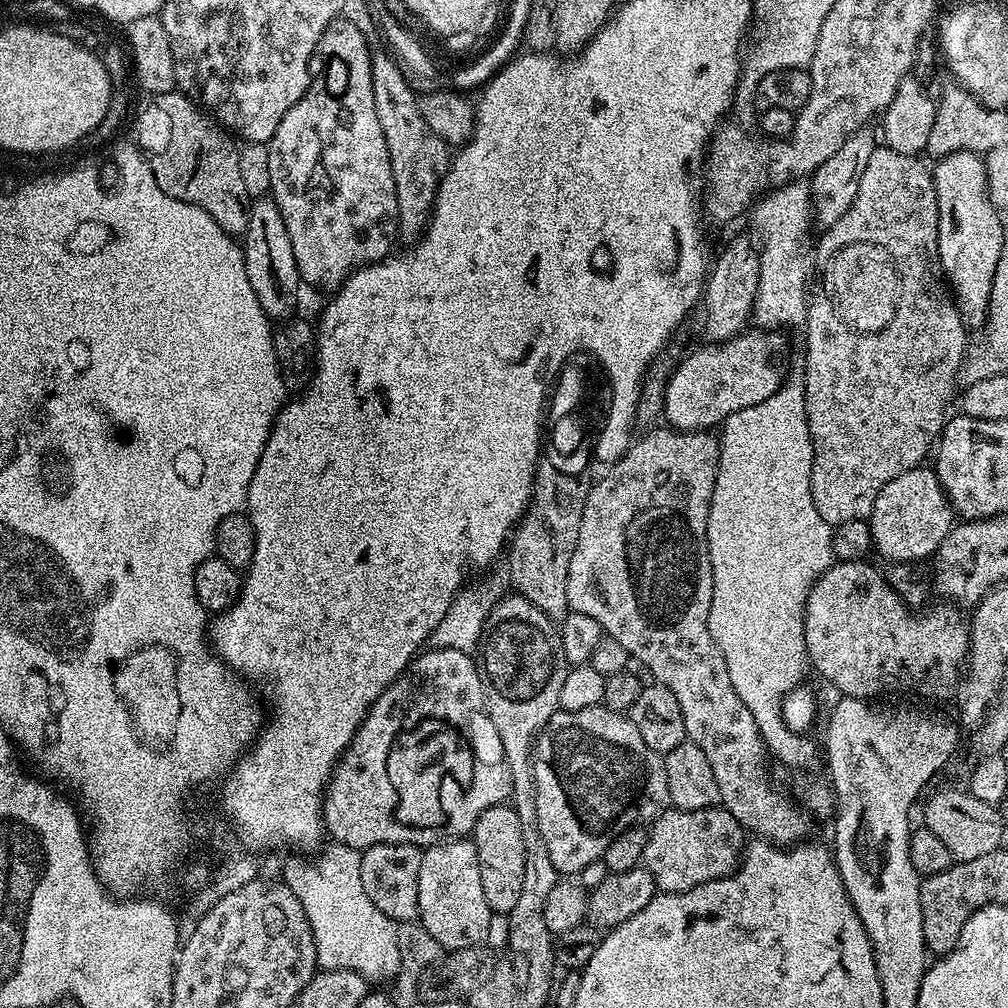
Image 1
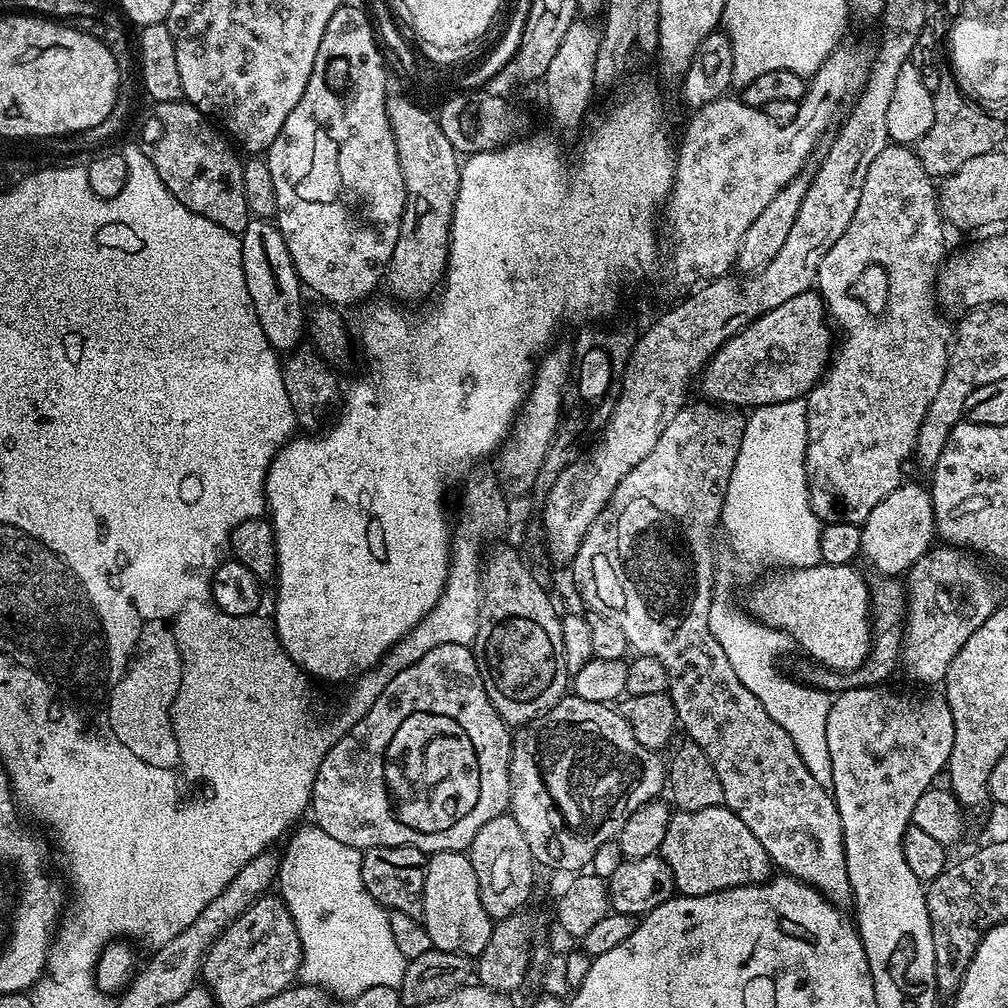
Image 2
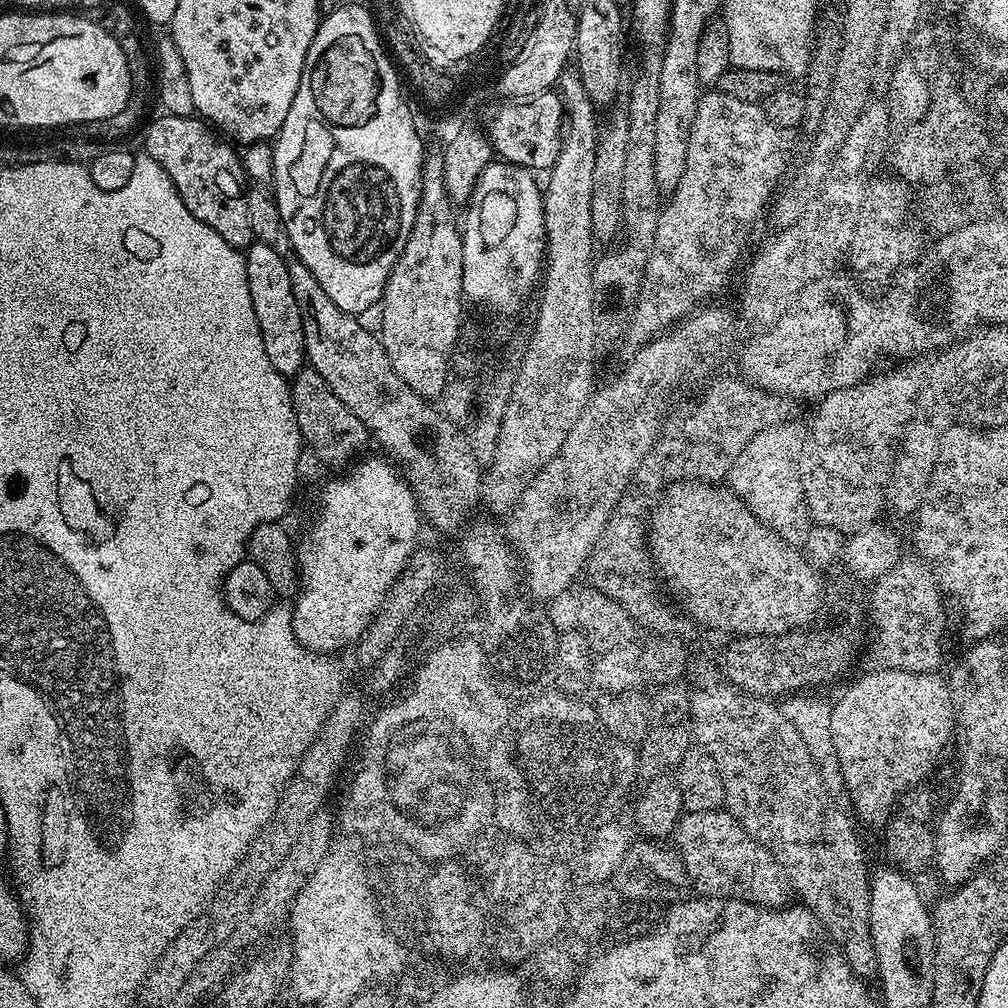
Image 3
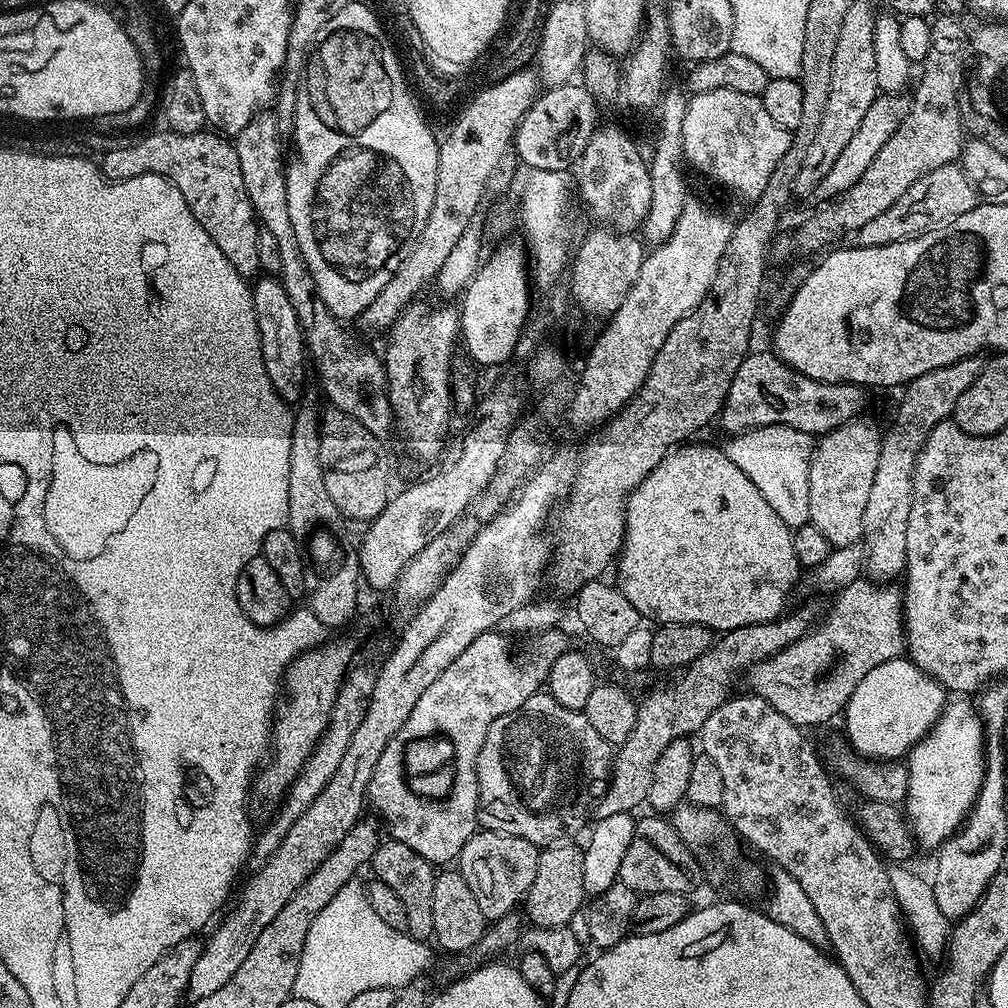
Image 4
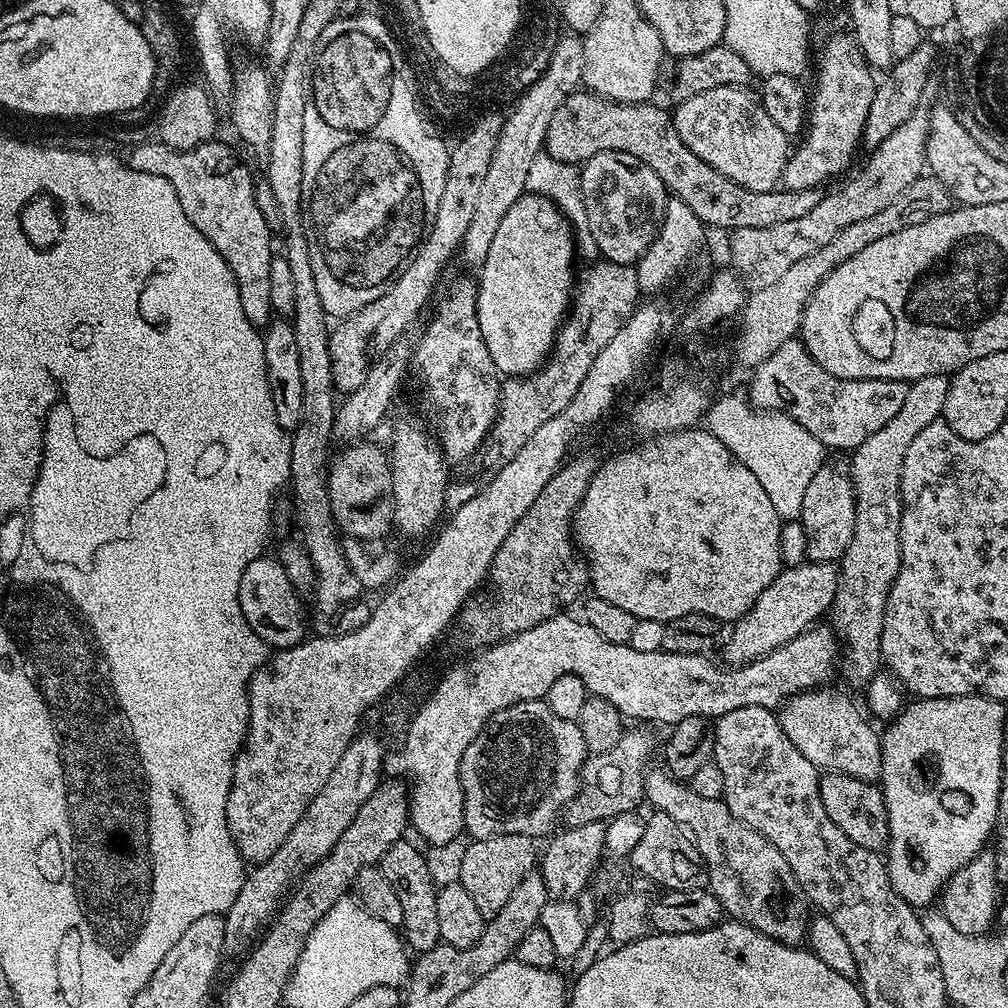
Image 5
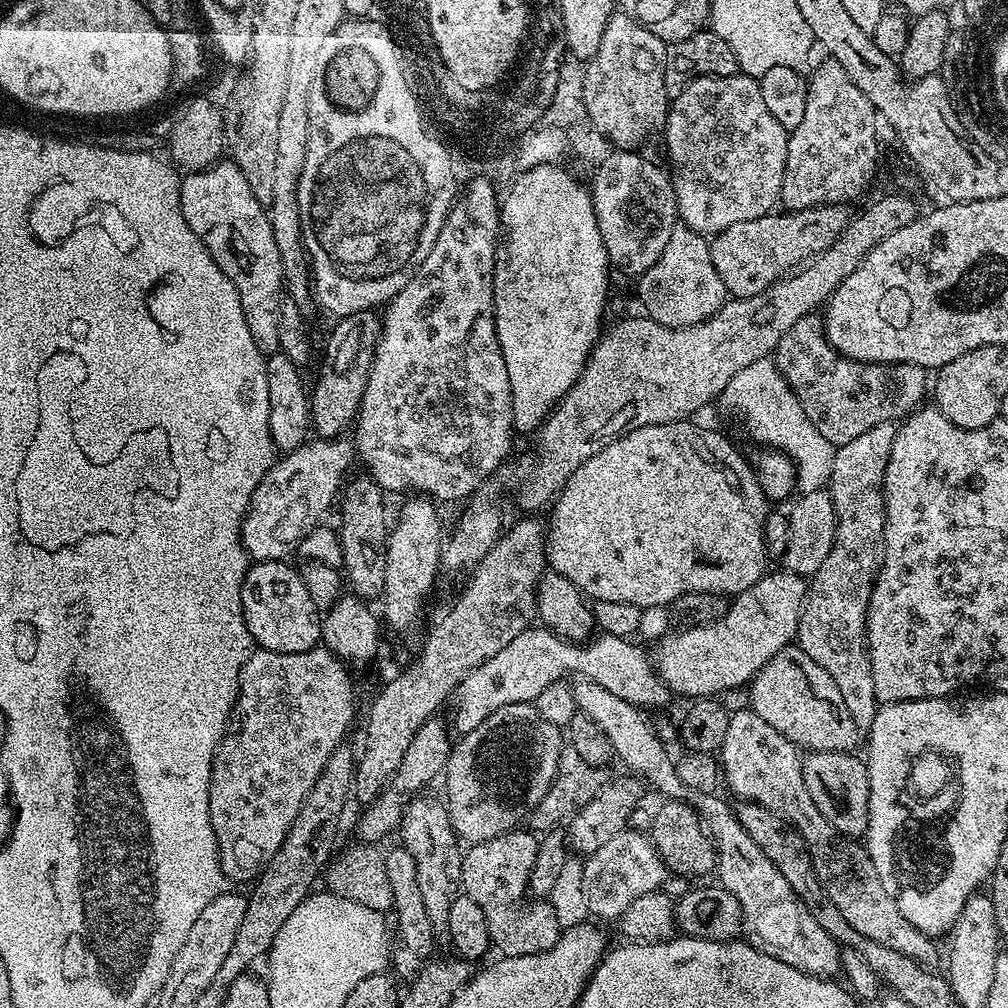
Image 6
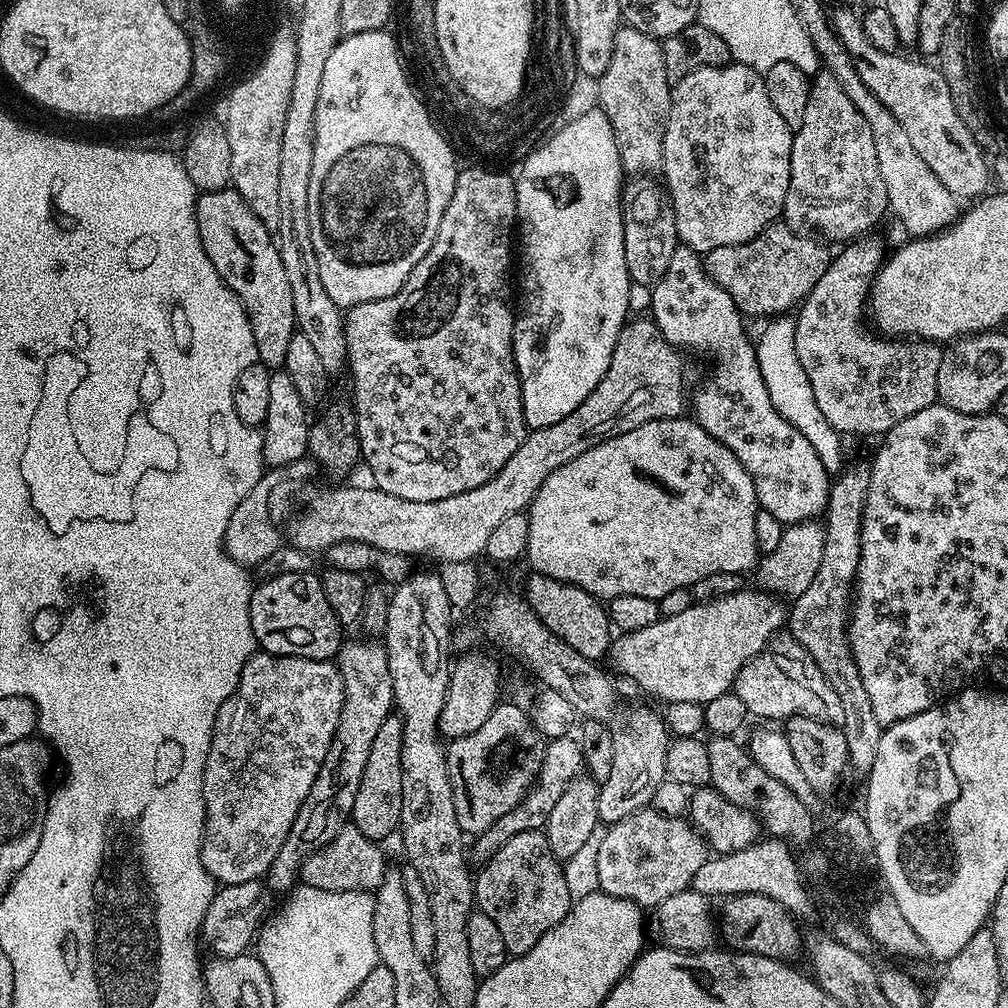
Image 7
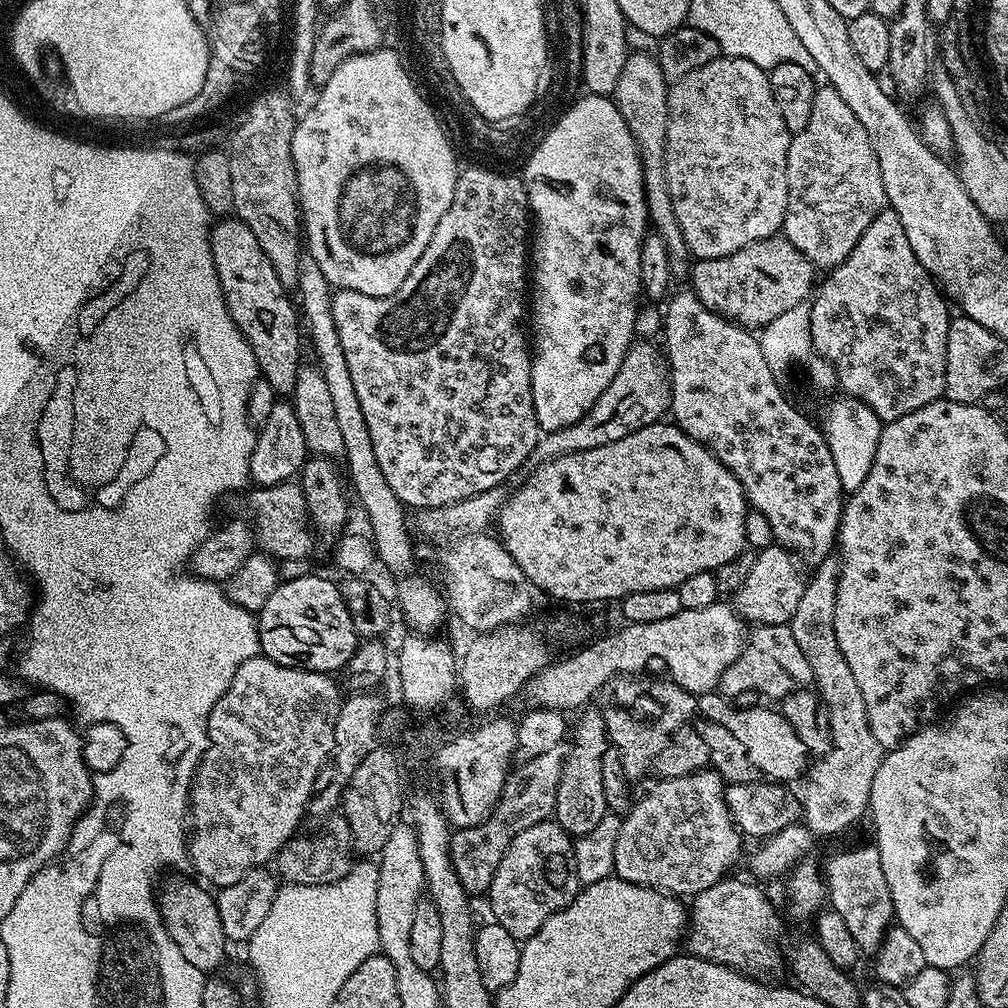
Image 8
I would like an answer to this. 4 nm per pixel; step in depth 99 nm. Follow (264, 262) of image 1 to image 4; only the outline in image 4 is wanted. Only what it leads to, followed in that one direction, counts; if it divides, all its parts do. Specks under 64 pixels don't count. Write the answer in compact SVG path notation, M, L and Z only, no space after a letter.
M261 275L255 283L251 285L252 301L254 302L254 314L258 322L258 334L260 335L266 374L270 378L276 393L284 400L289 402L299 401L305 395L303 392L306 349L304 346L304 331L298 322L298 314L294 314L294 305L290 303L290 297L286 295L284 284L275 275Z

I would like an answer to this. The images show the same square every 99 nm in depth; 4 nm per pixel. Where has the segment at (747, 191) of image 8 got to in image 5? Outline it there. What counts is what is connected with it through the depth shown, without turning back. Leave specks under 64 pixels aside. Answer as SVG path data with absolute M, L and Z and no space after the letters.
M718 86L718 90L679 101L671 115L682 141L698 158L742 187L770 191L781 183L790 155L790 138L766 114L759 95L748 91L747 87Z

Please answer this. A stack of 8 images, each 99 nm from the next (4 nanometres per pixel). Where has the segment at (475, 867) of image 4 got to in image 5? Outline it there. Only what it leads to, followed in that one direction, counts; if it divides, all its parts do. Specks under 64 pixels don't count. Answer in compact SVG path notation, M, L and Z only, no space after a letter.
M506 834L485 840L472 840L469 848L461 854L458 882L466 890L466 894L470 894L470 898L474 898L474 906L478 906L478 910L485 918L498 914L498 910L502 910L502 906L506 906L506 898L510 898L510 894L514 894L514 886L518 886L518 882L522 882L522 878L526 878L526 874L533 871L538 860L538 848L532 844L535 843L531 836Z

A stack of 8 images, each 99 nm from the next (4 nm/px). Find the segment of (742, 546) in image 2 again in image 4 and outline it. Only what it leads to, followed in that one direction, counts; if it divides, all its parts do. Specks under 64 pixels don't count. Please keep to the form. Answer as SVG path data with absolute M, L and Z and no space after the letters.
M767 424L765 428L749 428L731 437L729 444L723 445L724 453L762 490L762 498L774 506L778 518L786 522L788 527L795 530L809 523L810 514L810 486L808 485L808 471L810 458L814 447L813 437L806 432L799 432L790 426L781 424Z

